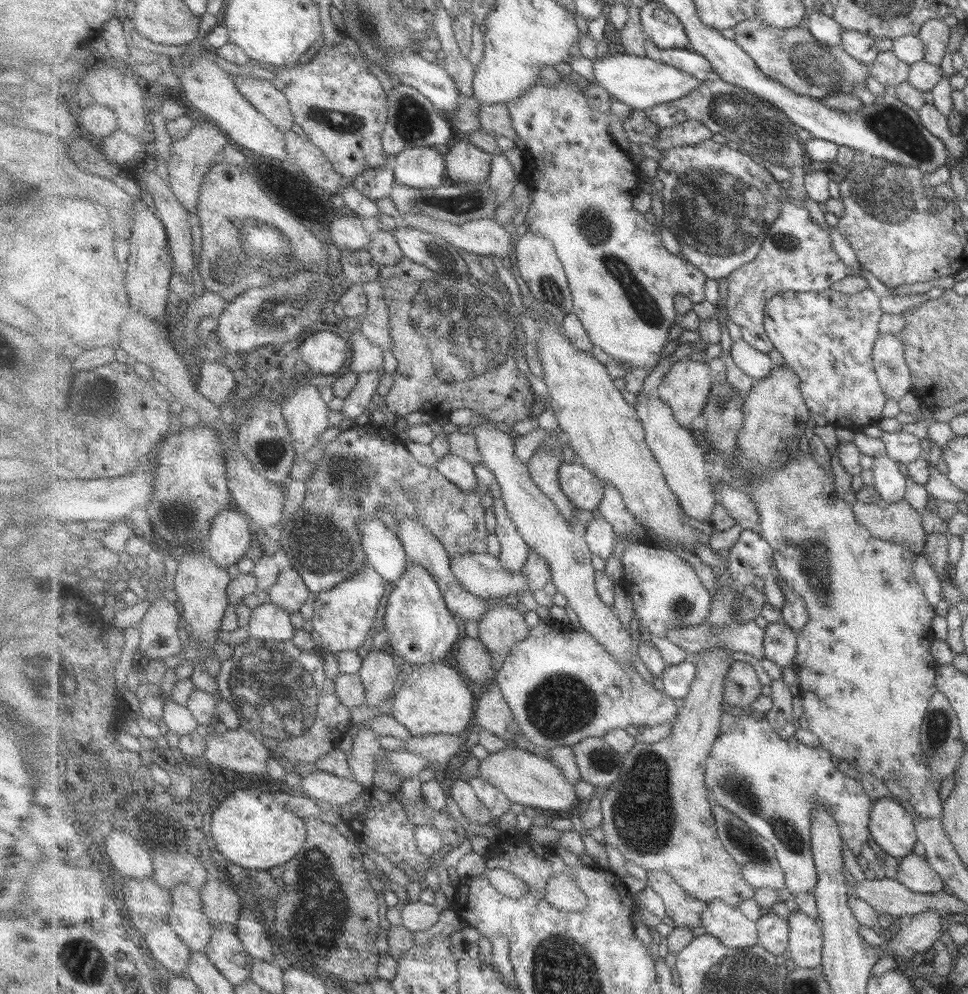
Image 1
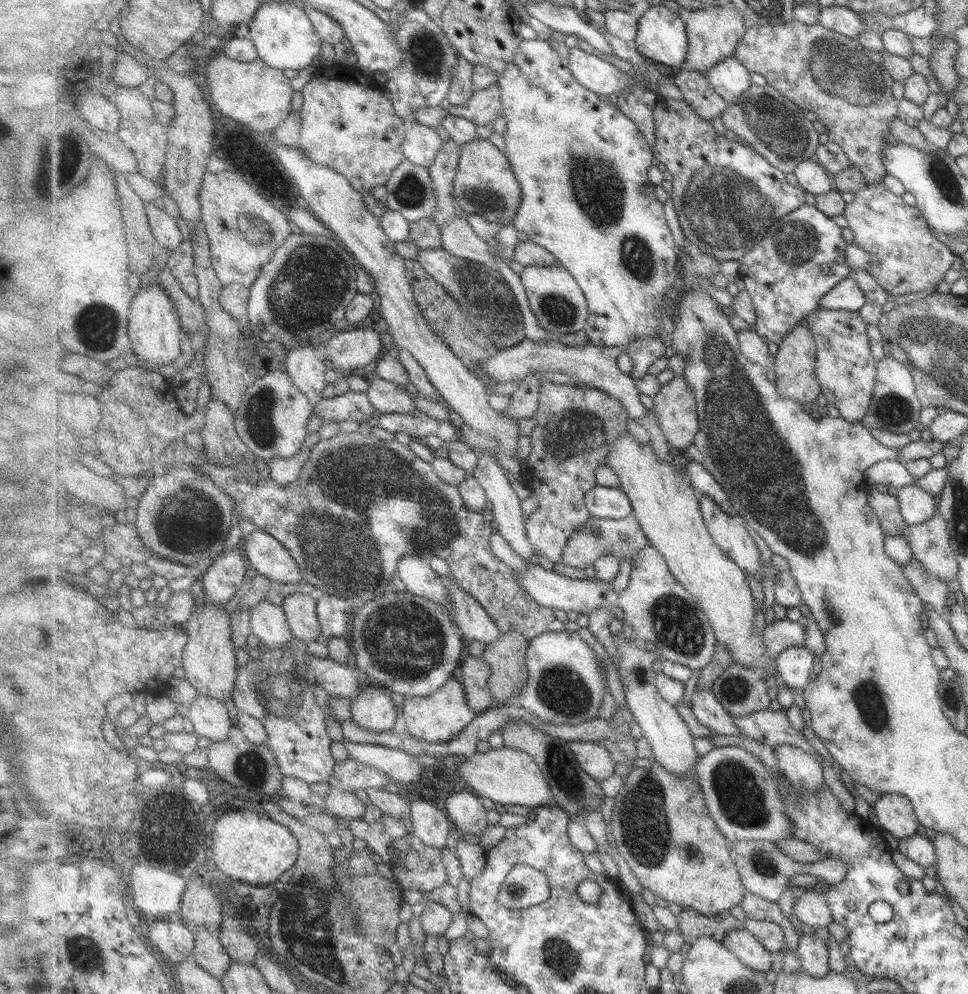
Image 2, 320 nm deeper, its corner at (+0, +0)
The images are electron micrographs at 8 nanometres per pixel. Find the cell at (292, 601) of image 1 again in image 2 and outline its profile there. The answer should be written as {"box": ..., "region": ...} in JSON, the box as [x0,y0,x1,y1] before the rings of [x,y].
{"box":[282,589,322,642],"region":[[[293,589],[282,604],[293,636],[303,642],[315,642],[322,635],[317,595],[301,594]]]}

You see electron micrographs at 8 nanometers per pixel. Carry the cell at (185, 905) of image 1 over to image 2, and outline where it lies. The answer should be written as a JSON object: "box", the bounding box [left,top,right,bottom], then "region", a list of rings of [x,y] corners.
{"box":[193,931,234,978],"region":[[[203,931],[196,933],[196,947],[193,958],[215,978],[223,978],[234,960],[223,946],[219,935]]]}

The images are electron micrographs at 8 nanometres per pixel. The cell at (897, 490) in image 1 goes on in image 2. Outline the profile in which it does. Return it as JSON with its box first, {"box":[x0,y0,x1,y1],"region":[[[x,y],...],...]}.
{"box":[897,484,938,526],"region":[[[912,484],[899,489],[897,498],[901,512],[908,526],[923,524],[938,512],[938,499],[919,485]]]}

